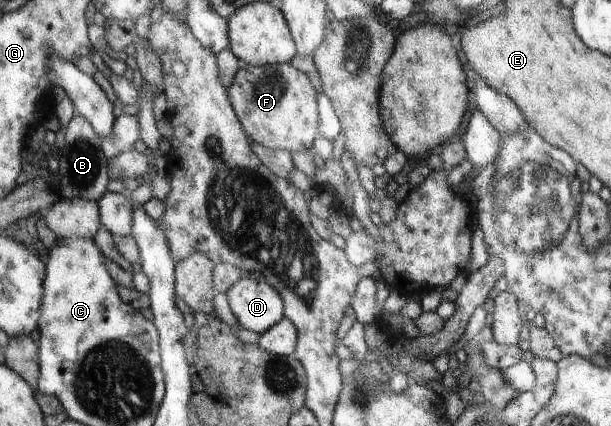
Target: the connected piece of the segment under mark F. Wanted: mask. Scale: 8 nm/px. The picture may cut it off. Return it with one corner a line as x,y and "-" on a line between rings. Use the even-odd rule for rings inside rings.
288,62
284,65
251,66
240,63
234,84
228,89
229,101
234,113
241,119
242,129
246,131
252,145
265,146
266,149
286,150
291,155
309,150
317,138
317,105
315,89
305,73
298,71

